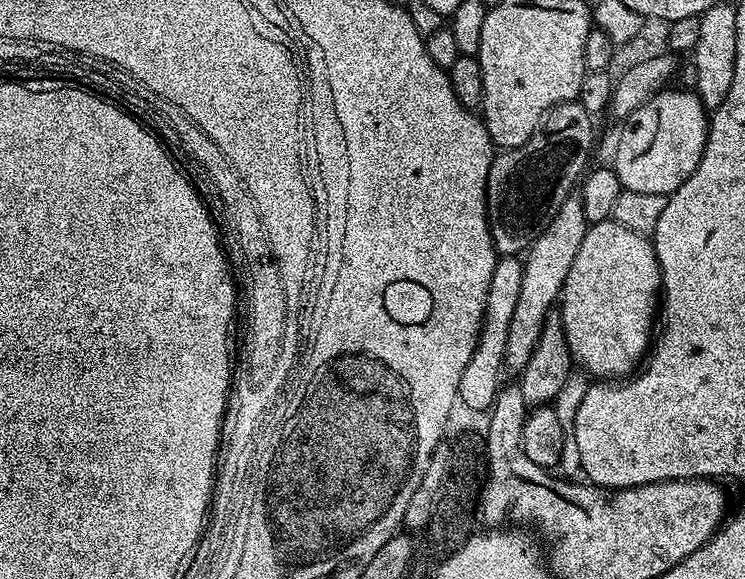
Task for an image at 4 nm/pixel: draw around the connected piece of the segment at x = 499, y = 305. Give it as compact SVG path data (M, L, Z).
M517 256L499 257L491 275L490 290L486 296L486 310L483 312L483 324L480 327L479 340L475 352L471 355L466 369L459 379L457 399L470 410L482 412L491 409L497 390L501 385L500 372L503 371L506 339L510 330L510 321L514 316L519 291L522 290L523 261Z

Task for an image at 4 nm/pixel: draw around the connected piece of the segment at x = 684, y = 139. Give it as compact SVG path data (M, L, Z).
M663 90L639 106L619 126L616 157L610 160L616 169L621 189L643 194L672 195L698 166L708 141L709 113L695 91Z

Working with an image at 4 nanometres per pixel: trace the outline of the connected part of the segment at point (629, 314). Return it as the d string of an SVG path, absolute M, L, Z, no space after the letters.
M614 219L603 220L602 222L591 225L586 234L586 238L582 238L582 246L578 246L578 254L574 254L574 266L570 266L570 274L566 274L564 289L561 290L558 301L558 315L561 322L564 323L566 342L568 343L568 349L570 350L573 361L579 367L581 364L585 368L581 369L592 378L631 377L641 367L642 361L647 357L650 351L650 345L653 343L654 321L658 316L658 297L661 295L661 292L658 258L656 257L656 251L652 249L651 239L647 235L627 229L626 226L620 225Z

